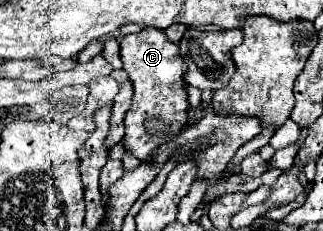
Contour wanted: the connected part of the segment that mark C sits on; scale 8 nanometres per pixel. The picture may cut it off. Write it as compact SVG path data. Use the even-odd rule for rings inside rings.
M145 27L137 34L129 34L119 41L123 69L133 83L133 101L125 113L125 149L145 161L151 151L175 137L187 121L187 93L185 93L185 61L179 55L179 45L165 37L163 29Z

